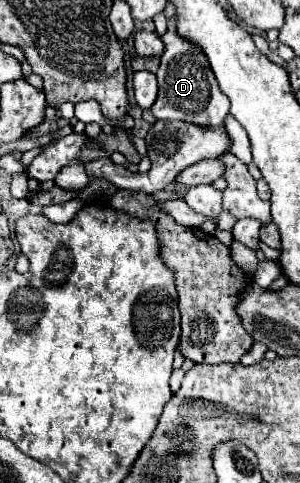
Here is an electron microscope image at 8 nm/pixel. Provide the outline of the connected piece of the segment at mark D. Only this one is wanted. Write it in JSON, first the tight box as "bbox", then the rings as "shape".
{"bbox":[152,18,230,128],"shape":[[[168,18],[168,32],[162,36],[164,42],[164,54],[160,70],[156,72],[158,78],[158,98],[152,104],[152,114],[156,120],[182,120],[196,126],[214,126],[222,128],[224,118],[230,110],[230,100],[220,92],[214,72],[210,72],[210,64],[206,64],[206,56],[202,52],[194,50],[194,46],[186,44],[176,32],[174,32],[174,20]]]}

